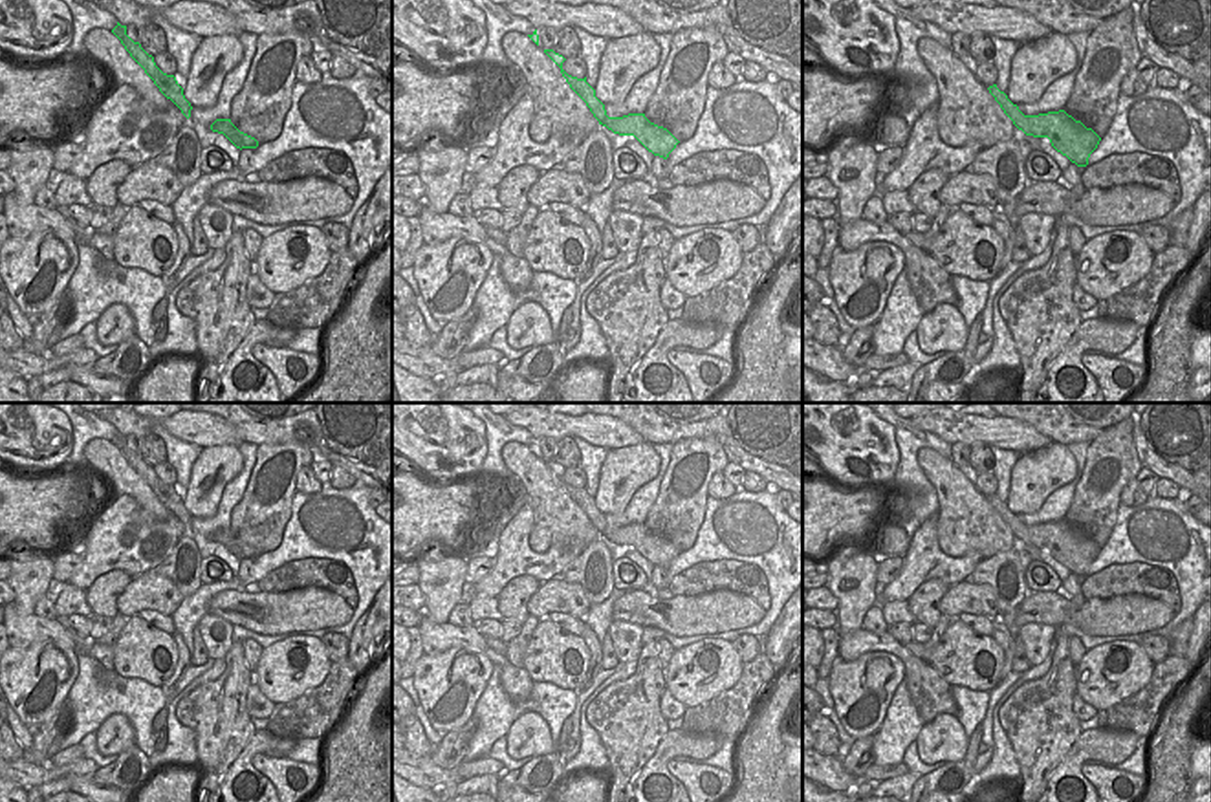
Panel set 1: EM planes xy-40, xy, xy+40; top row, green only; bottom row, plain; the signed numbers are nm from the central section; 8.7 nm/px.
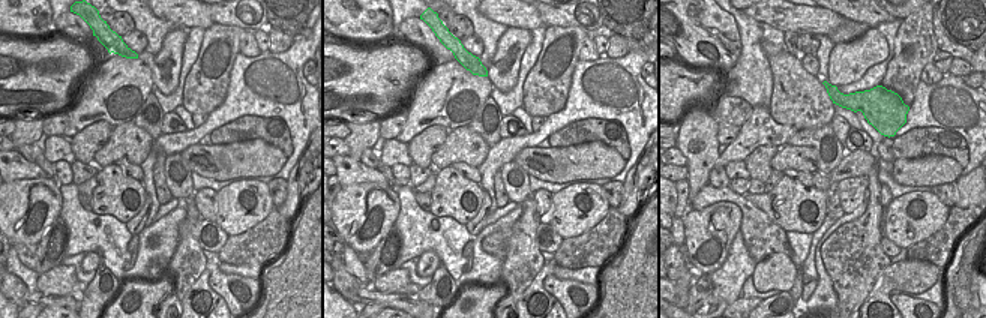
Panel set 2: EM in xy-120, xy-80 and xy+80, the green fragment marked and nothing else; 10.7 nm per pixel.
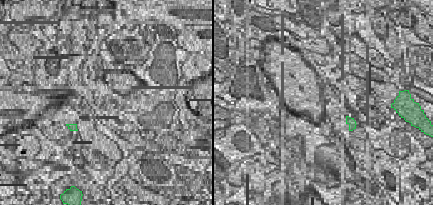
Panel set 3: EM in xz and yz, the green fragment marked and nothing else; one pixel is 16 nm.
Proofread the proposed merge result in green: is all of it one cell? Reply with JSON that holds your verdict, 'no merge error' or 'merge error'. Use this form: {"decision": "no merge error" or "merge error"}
{"decision": "no merge error"}

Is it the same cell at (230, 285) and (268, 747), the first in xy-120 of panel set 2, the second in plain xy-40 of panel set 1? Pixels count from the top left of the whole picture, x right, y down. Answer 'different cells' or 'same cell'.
different cells

